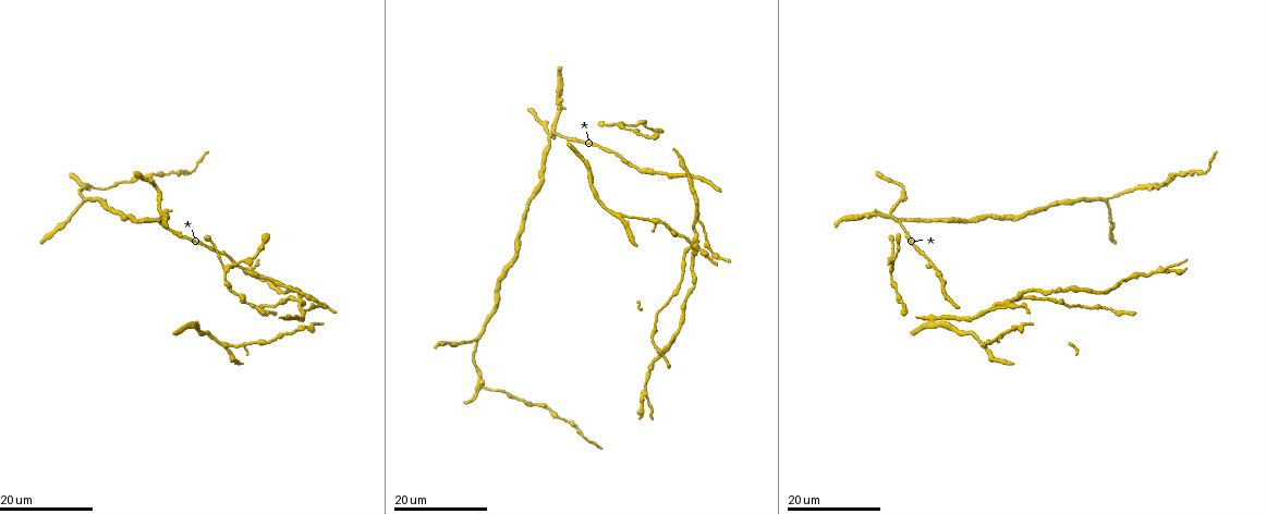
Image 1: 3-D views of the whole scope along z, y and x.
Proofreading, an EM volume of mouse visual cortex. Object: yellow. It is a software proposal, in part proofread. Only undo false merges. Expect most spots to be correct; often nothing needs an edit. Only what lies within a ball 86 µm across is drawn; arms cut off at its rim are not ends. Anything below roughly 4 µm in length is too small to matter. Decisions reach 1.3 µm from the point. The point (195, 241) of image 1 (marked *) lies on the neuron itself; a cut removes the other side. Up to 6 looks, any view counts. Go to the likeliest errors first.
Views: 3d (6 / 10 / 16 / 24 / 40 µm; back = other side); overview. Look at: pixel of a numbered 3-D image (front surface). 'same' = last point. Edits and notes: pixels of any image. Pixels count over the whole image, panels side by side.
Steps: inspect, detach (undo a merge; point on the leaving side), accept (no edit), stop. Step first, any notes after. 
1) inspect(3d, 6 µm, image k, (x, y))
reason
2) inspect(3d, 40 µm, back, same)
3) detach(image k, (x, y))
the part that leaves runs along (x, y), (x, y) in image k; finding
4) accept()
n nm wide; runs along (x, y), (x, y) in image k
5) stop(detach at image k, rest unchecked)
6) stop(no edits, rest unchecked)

inspect(3d, 24 µm, image 1, (482, 384))

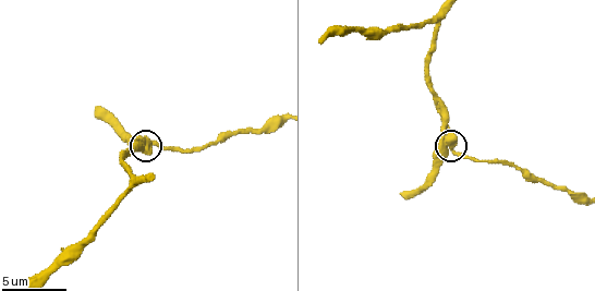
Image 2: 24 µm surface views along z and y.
inspect(3d, 6 µm, image 2, (450, 149))

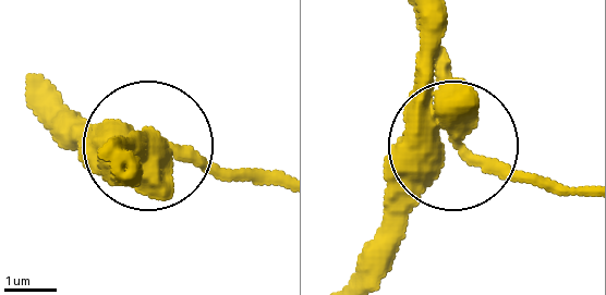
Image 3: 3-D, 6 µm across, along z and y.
accept()
runs along (422, 19), (444, 161), (366, 248) in image 3; all the same neuron

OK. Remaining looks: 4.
inspect(3d, 24 µm, image 1, (893, 267))
two arms in line, one across

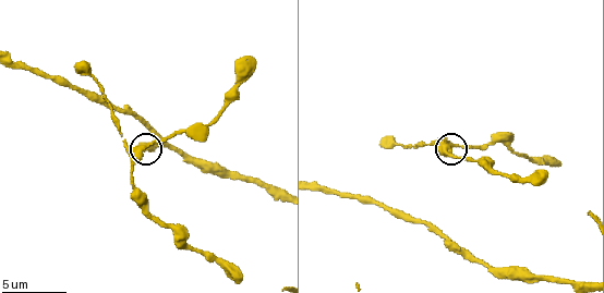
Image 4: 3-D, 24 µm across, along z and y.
inspect(3d, 6 µm, image 4, (139, 152))

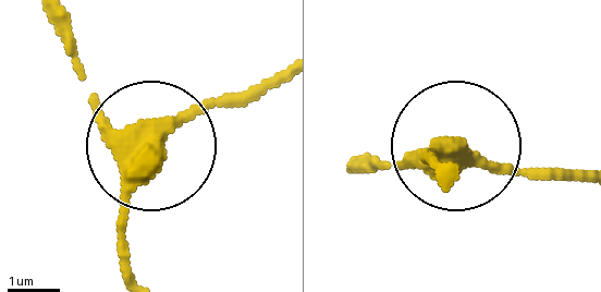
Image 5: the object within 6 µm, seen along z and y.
accept()
350 nm wide; all the same neuron

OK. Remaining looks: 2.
inspect(3d, 16 µm, image 1, (296, 298))
three arms meet

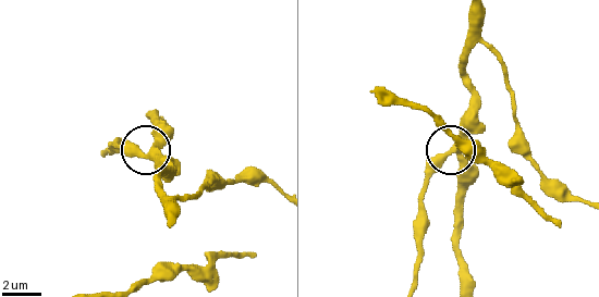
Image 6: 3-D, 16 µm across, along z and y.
inspect(3d, 10 µm, image 6, (453, 153))

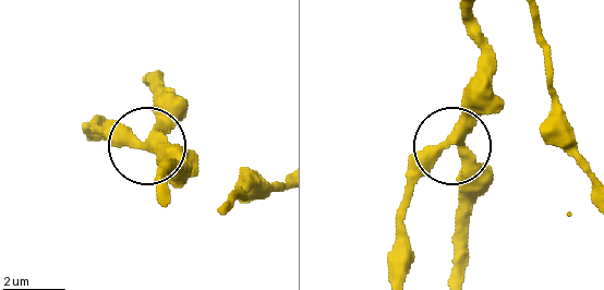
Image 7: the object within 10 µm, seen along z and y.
accept()
side arm 33 µm; 3 arms; one neuron here

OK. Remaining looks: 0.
stop(no edits, rest unchecked)

